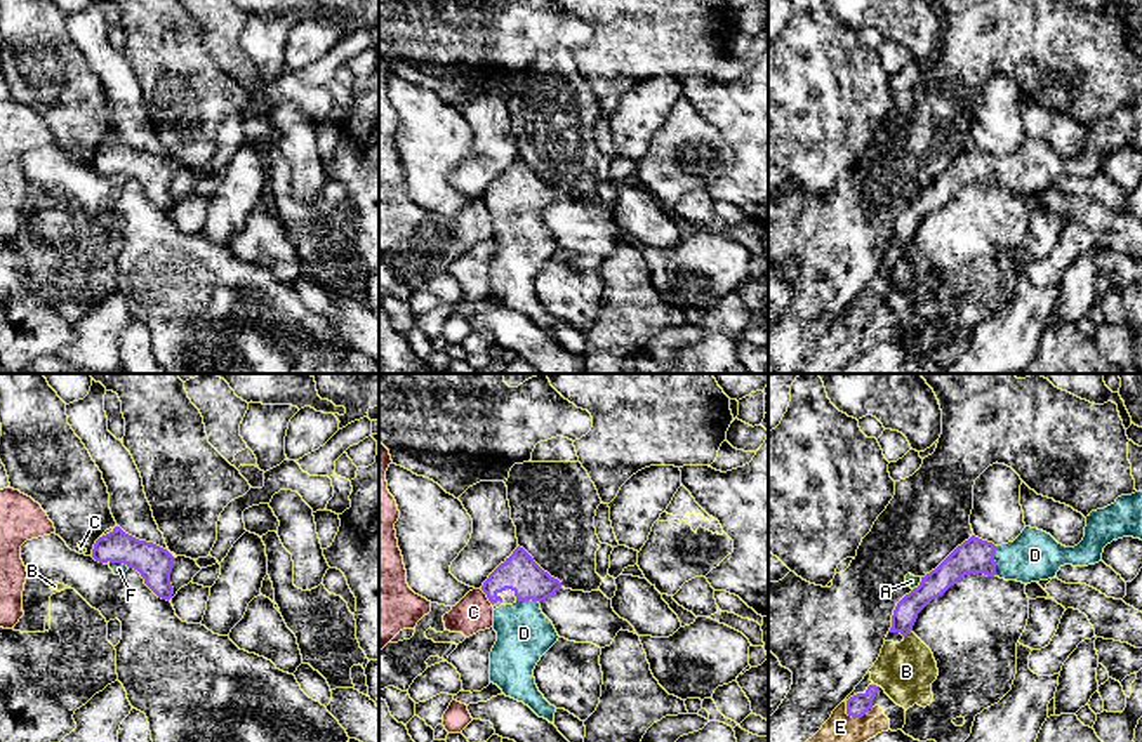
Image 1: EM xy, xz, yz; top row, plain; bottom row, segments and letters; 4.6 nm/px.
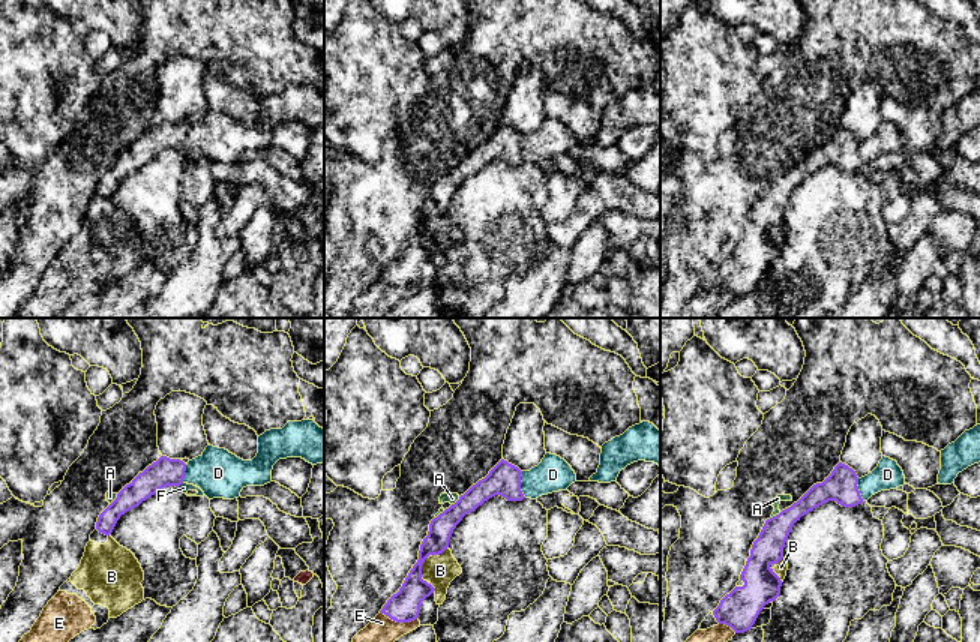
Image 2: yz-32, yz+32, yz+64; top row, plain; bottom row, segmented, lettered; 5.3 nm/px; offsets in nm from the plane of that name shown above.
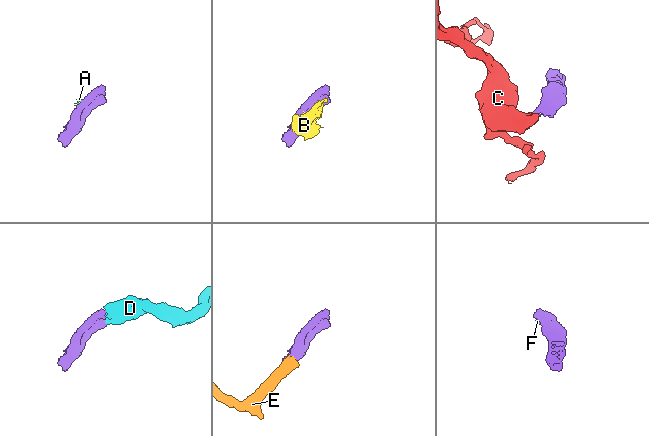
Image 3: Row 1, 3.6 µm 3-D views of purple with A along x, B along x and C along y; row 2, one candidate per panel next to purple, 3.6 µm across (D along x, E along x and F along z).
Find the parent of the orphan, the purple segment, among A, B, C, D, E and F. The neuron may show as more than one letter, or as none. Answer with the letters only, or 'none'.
D

